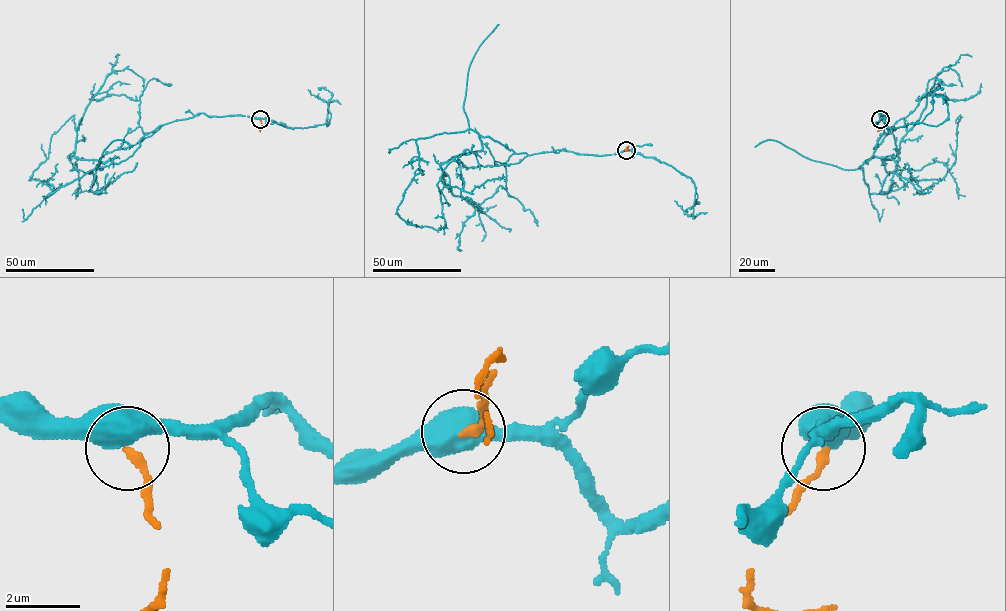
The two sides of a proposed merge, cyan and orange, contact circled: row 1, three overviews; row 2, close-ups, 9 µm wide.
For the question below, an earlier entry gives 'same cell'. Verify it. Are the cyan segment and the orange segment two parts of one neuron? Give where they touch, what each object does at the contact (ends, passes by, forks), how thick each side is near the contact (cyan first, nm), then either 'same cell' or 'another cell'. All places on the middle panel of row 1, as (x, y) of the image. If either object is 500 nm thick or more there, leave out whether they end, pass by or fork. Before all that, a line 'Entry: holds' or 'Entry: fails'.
Entry: fails
place (626, 150); calibres 550 and 240 nm; another cell

